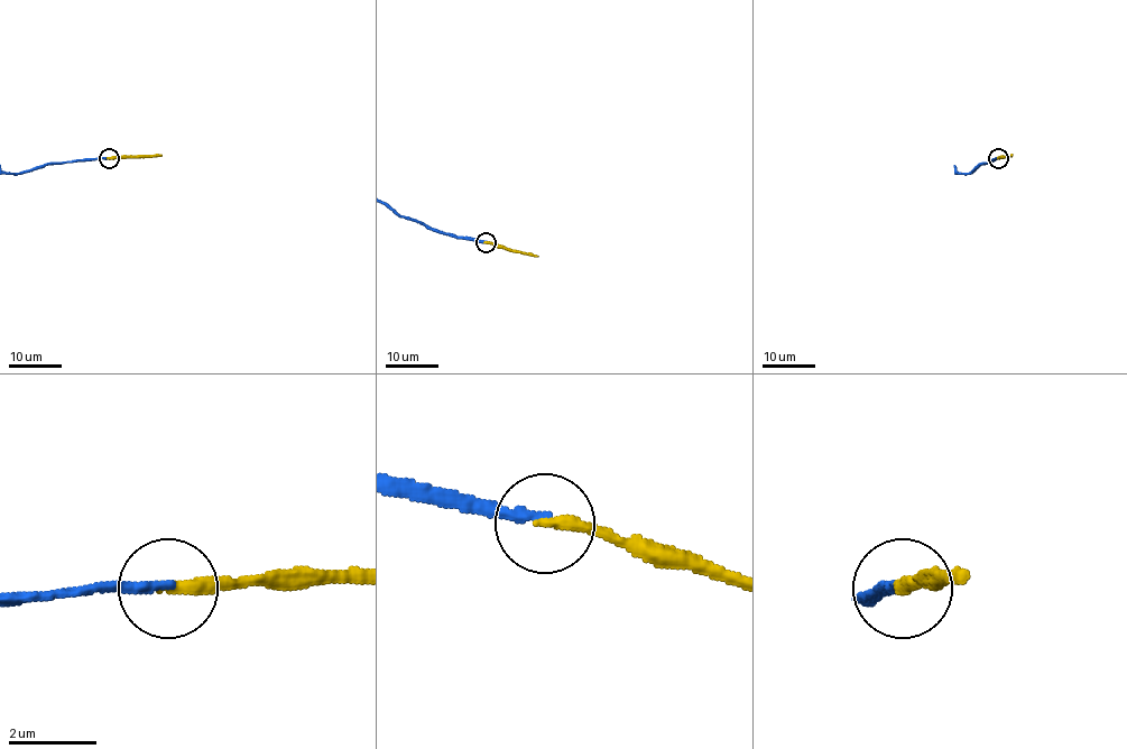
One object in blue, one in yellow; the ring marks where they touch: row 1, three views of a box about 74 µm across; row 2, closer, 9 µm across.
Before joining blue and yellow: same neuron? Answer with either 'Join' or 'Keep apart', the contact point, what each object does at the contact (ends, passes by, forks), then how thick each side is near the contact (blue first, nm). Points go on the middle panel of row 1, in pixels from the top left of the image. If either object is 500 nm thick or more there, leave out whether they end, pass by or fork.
Join. Place: (486, 242). At the ring blue ends. At the ring yellow ends. Thickness 200 nm (blue) against 300 nm

